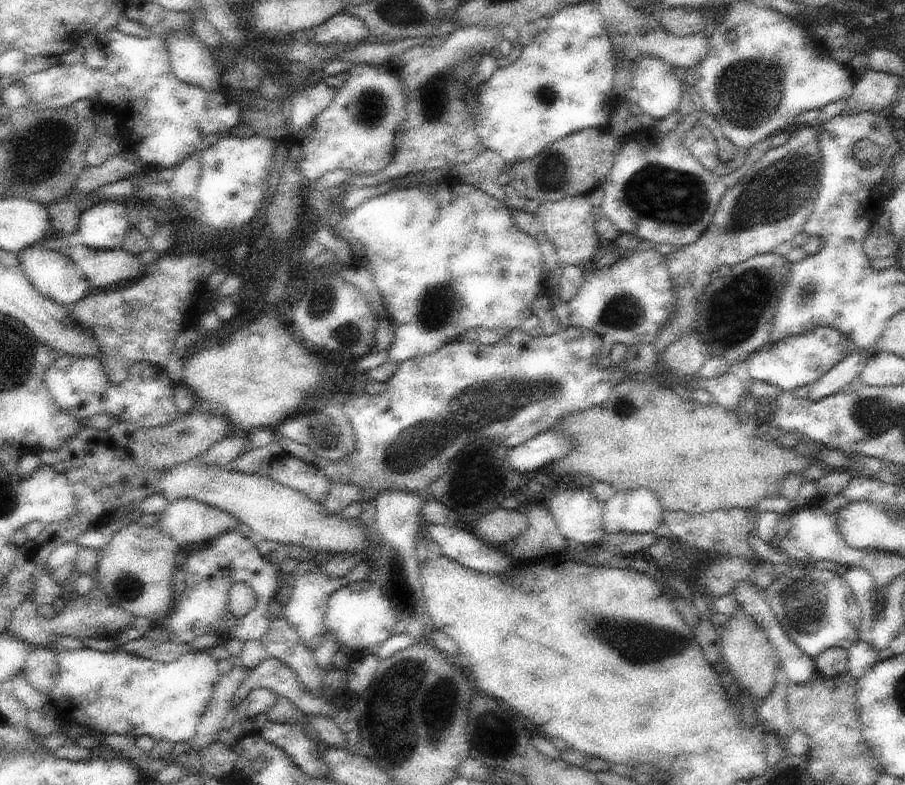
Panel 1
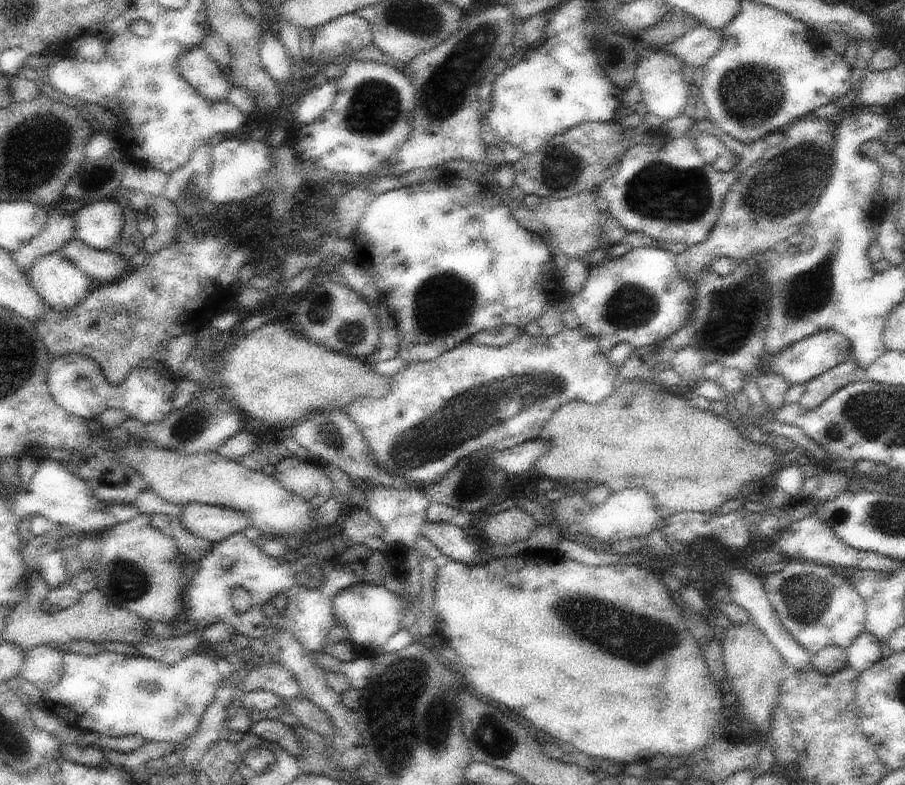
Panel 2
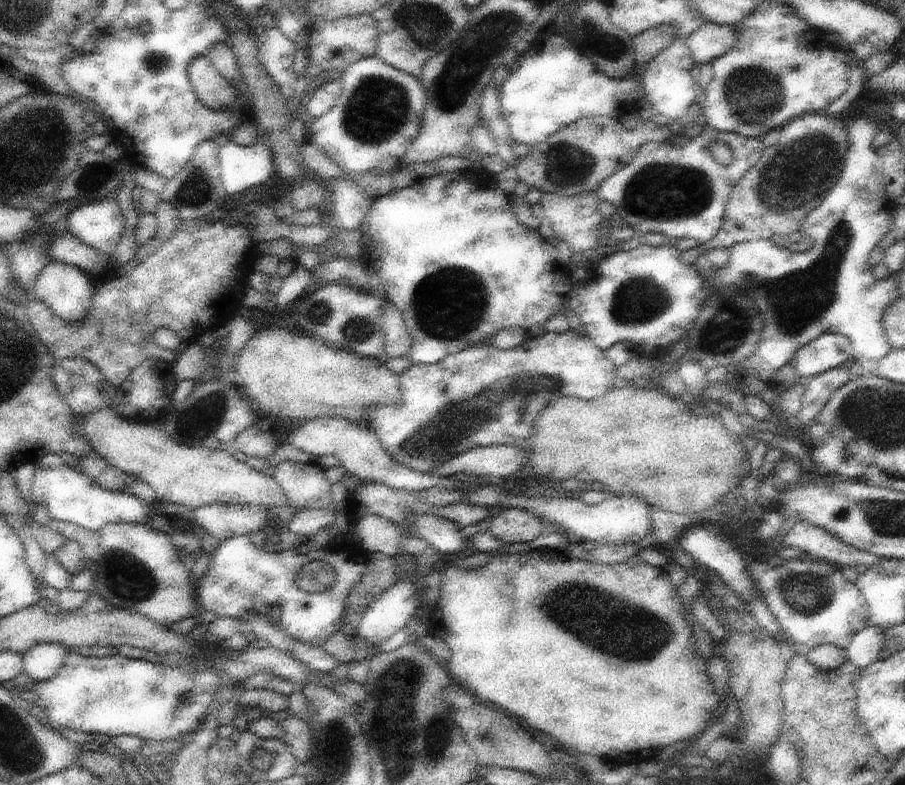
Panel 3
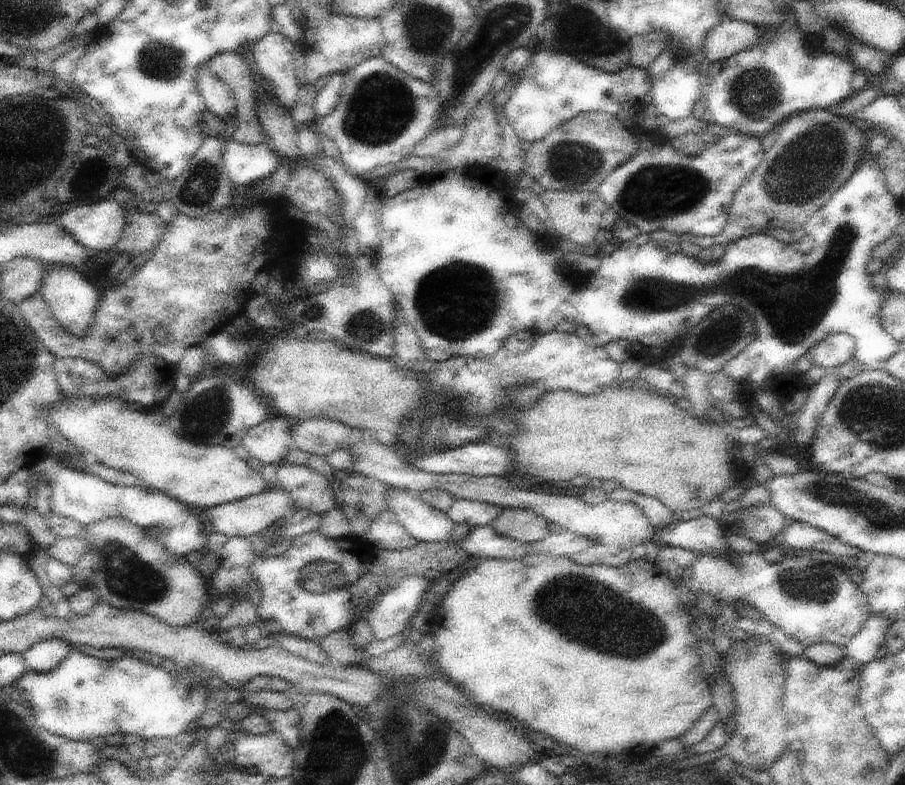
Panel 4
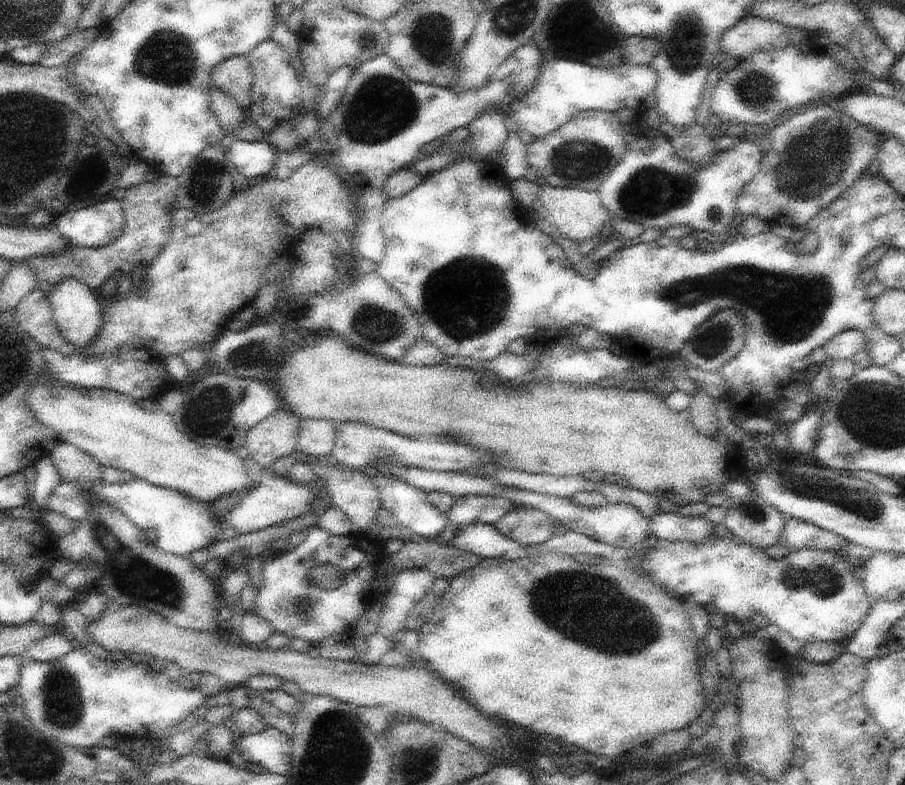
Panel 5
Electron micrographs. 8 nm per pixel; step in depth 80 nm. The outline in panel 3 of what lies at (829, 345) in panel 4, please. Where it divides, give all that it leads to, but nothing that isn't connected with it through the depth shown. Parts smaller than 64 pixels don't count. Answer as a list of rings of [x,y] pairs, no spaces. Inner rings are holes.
[[[828,332],[799,348],[790,363],[794,363],[802,380],[841,367],[849,358],[853,358],[851,340],[842,333]]]

